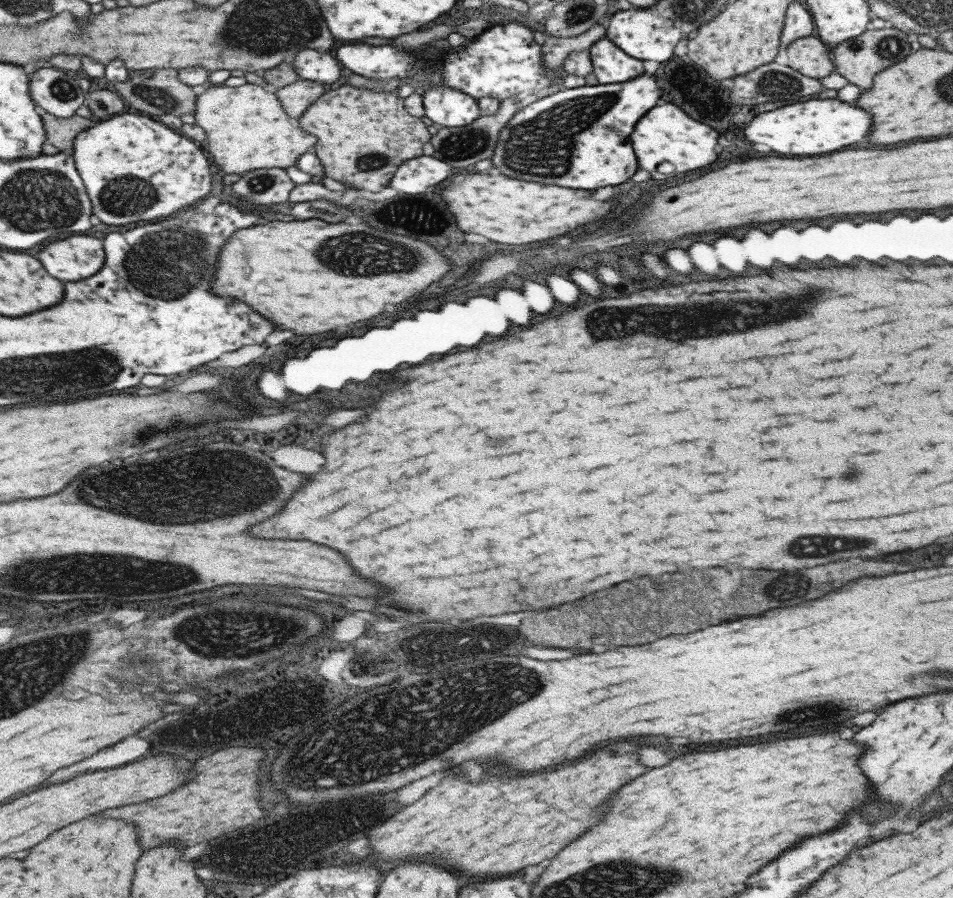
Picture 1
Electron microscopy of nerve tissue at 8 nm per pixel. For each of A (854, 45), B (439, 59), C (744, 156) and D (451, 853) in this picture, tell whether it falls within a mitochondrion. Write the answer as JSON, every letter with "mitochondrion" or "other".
{"A":"mitochondrion","B":"other","C":"other","D":"other"}

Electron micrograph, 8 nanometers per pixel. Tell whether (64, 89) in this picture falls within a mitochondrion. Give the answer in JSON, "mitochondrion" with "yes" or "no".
{"mitochondrion":"yes"}

